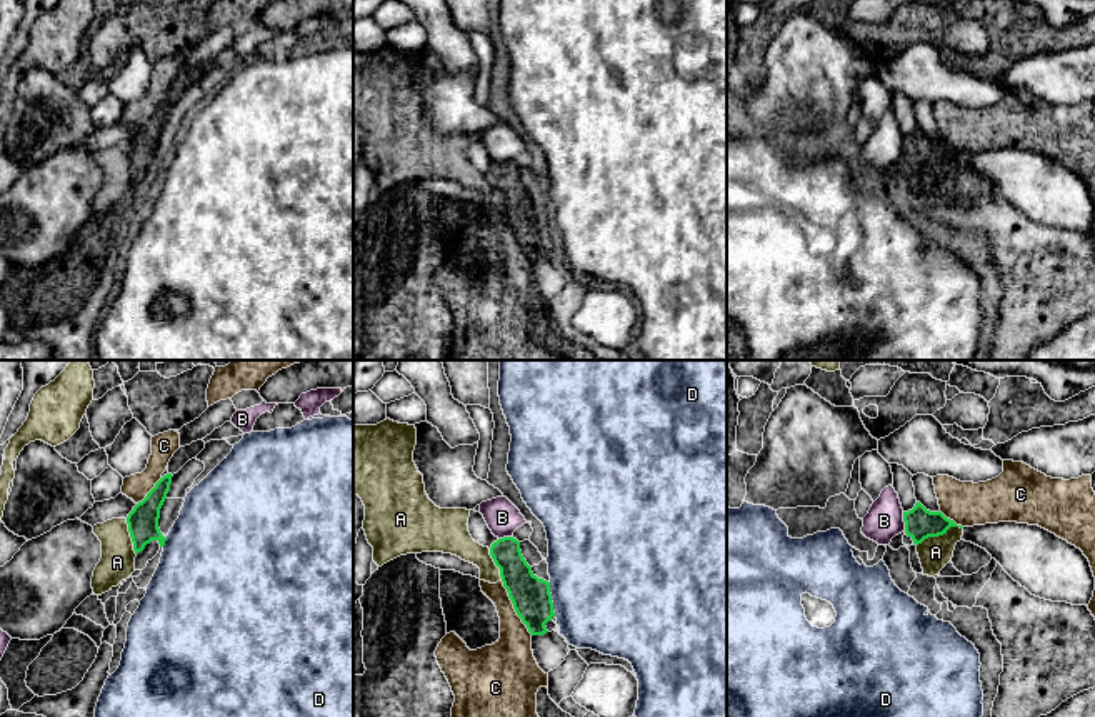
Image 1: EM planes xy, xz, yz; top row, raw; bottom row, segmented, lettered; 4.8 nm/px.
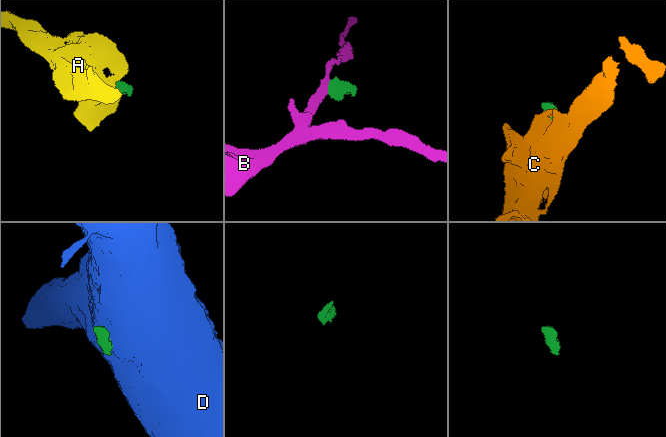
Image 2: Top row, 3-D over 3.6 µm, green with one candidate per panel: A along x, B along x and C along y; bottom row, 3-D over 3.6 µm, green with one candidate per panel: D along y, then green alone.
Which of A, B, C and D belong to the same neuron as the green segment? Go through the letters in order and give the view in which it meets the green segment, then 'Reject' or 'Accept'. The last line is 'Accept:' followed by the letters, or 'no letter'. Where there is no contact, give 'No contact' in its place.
A: Touches green in yz. Reject
B: Touches green in yz. Reject
C: Touches green in xz. Reject
D: Touches green in xz. Reject
Accept: no letter

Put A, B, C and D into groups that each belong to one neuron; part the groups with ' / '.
A / B / C / D

